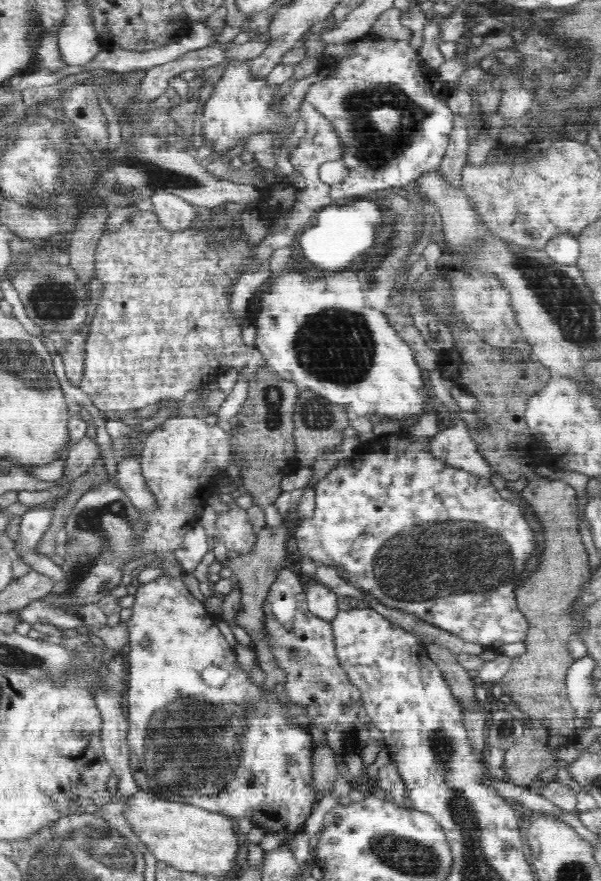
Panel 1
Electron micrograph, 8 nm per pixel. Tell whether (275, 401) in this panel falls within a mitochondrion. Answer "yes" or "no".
yes

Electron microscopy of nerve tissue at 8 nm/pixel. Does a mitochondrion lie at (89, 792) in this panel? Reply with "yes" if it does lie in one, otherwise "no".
no

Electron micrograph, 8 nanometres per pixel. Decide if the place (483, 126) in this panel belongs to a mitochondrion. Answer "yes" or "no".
no

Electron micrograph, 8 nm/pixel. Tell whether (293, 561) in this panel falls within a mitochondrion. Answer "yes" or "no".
no

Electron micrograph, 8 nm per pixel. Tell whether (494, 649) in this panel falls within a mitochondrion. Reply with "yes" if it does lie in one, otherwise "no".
no

